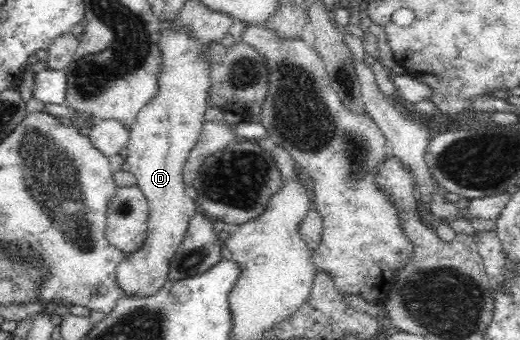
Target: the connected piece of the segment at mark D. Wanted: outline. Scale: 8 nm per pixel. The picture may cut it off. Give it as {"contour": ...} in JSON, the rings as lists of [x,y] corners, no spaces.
{"contour":[[[175,19],[165,21],[161,24],[157,45],[161,50],[161,60],[158,63],[157,92],[146,101],[145,107],[138,111],[124,150],[125,161],[130,166],[129,171],[131,175],[135,176],[137,185],[148,201],[150,209],[148,235],[145,244],[137,252],[127,256],[116,270],[123,294],[141,297],[157,293],[158,289],[168,283],[167,273],[170,261],[173,260],[174,253],[183,242],[192,215],[200,210],[196,200],[193,200],[184,190],[183,171],[189,152],[200,137],[204,123],[203,114],[207,109],[207,101],[211,98],[211,62],[205,60],[209,59],[207,53],[211,48],[204,41],[200,41],[195,32],[190,31],[188,24],[177,22]]]}

